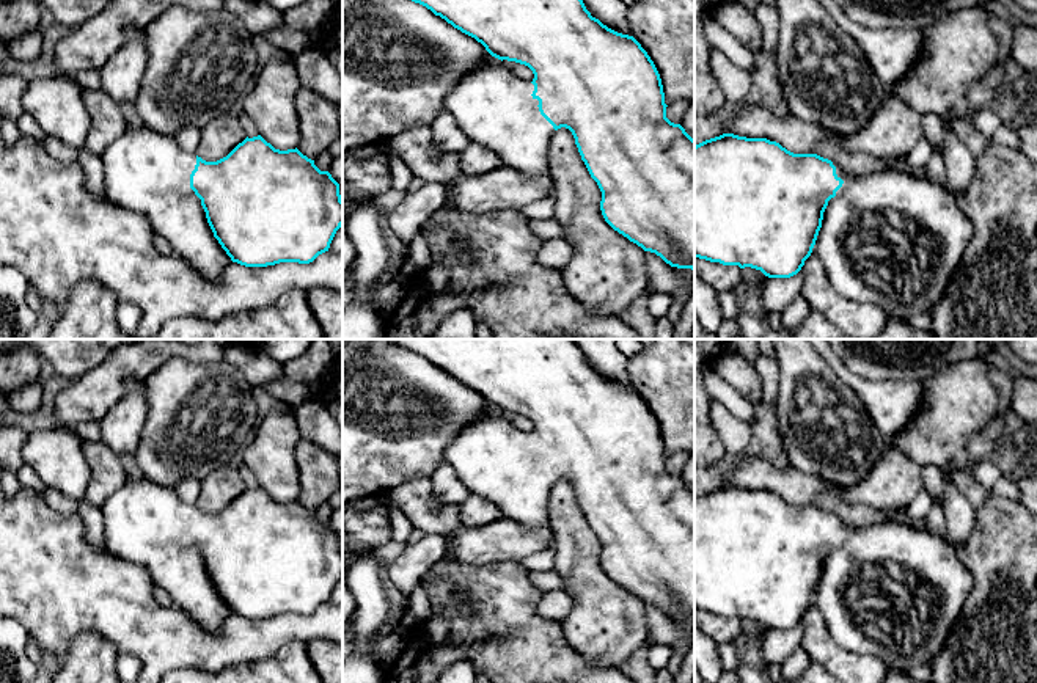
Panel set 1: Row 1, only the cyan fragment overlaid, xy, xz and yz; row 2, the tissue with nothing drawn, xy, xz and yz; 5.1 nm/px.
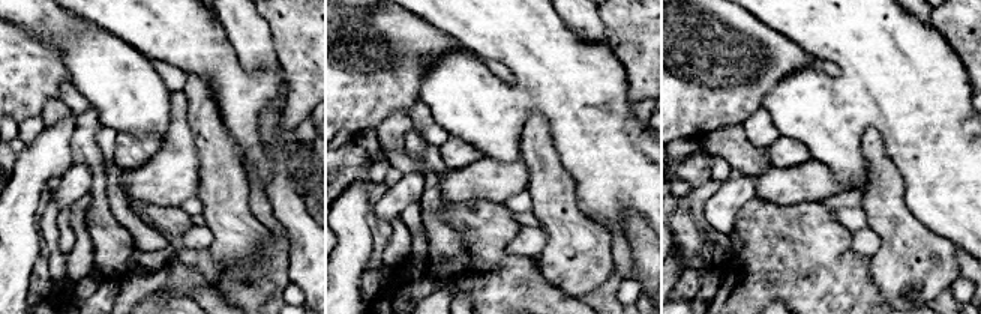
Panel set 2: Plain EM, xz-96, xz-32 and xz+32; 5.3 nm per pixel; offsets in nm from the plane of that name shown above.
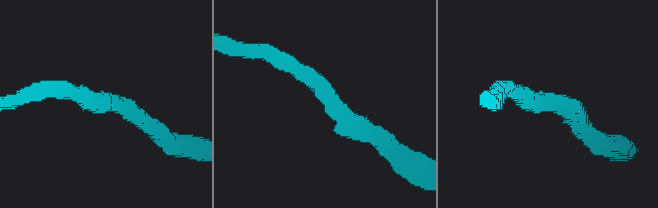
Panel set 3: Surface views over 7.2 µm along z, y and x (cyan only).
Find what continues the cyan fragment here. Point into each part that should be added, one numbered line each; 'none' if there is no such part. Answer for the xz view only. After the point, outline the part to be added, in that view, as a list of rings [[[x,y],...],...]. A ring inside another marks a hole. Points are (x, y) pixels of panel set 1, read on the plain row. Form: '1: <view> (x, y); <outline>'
1: xz (491, 457); [[[486,413],[460,429],[445,451],[445,460],[471,495],[493,502],[504,518],[536,529],[550,528],[548,498],[555,480],[540,466],[533,443],[531,433],[515,429],[501,413]]]

